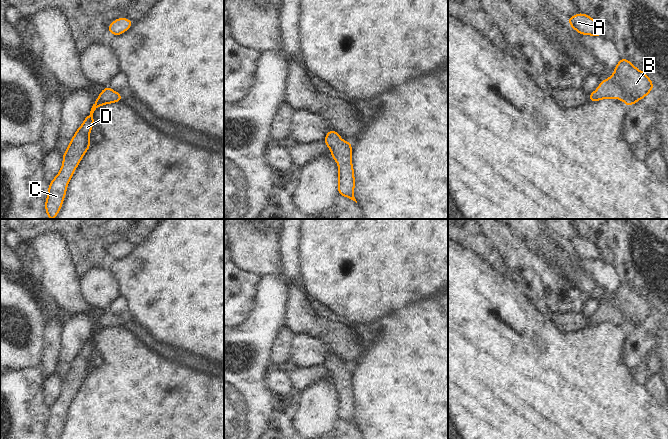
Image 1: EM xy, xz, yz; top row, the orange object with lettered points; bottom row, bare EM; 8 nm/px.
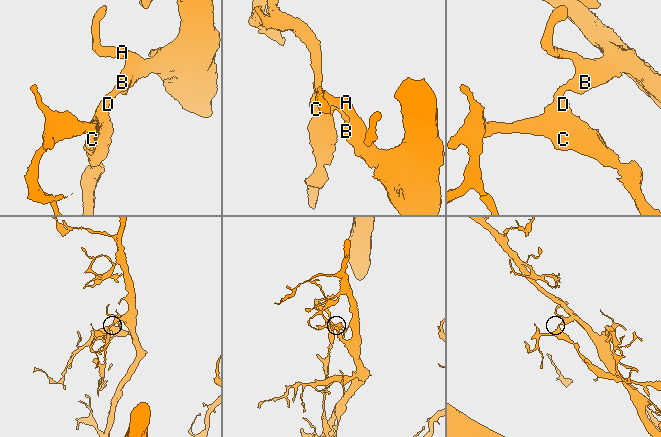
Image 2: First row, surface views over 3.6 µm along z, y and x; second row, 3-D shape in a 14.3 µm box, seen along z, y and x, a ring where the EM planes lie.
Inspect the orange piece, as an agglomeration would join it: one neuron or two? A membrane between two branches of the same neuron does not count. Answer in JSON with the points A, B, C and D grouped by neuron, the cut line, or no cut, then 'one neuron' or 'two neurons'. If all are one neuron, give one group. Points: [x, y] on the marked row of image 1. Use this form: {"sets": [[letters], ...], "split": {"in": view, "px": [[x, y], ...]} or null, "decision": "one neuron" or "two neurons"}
{"sets": [["A", "B", "C", "D"]], "split": null, "decision": "one neuron"}

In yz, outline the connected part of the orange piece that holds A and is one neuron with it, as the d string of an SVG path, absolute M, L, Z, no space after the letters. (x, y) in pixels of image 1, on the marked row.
M578 12L576 15L568 17L570 26L581 35L603 36L604 31L601 26L589 15Z

